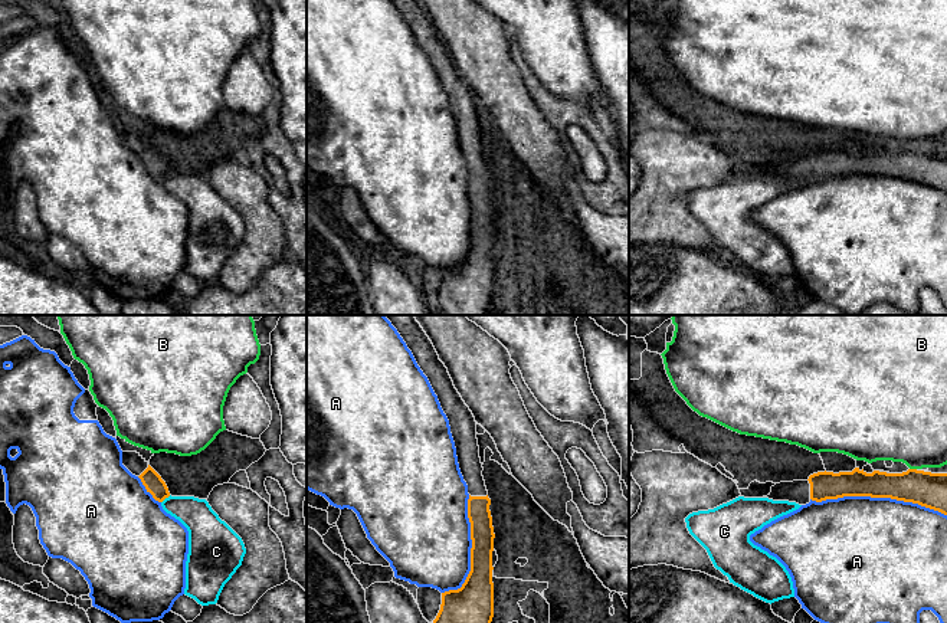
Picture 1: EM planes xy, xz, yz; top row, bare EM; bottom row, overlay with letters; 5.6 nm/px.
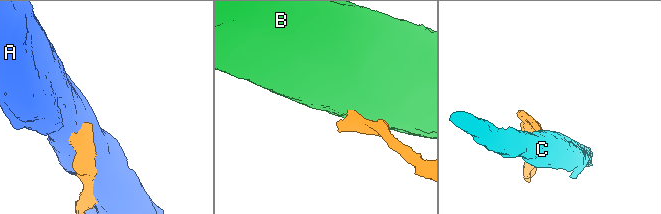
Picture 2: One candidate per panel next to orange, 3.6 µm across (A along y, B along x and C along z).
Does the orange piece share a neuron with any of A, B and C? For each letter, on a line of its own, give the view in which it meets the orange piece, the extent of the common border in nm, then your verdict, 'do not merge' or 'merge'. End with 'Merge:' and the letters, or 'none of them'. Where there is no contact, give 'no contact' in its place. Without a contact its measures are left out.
A: yz | 750 nm | do not merge
B: yz | 40 nm | do not merge
C: xy | 70 nm | do not merge
Merge: none of them

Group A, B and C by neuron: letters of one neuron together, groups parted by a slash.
A / B / C

